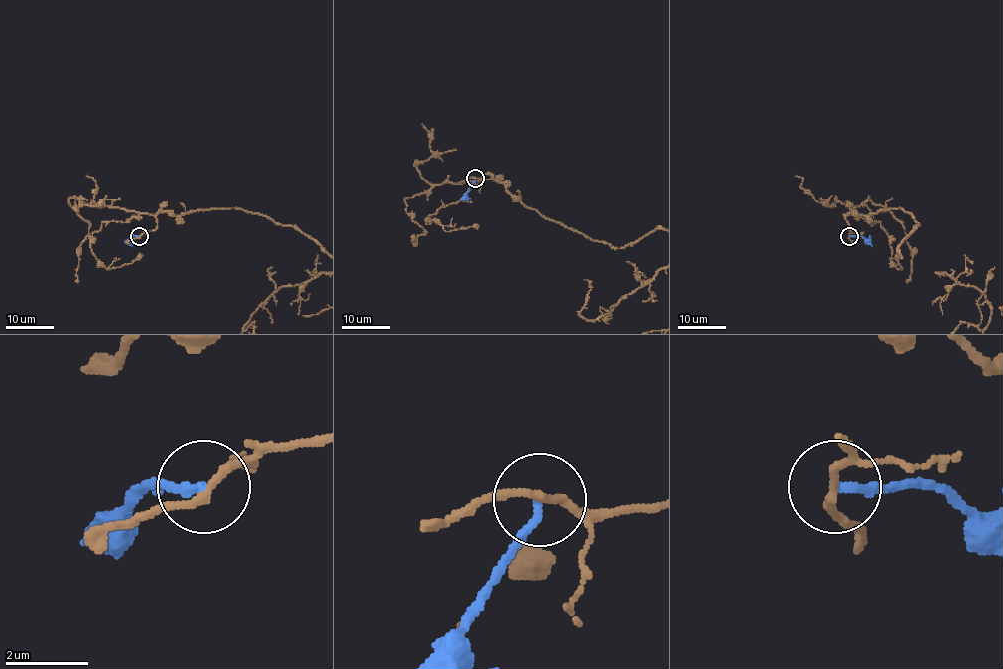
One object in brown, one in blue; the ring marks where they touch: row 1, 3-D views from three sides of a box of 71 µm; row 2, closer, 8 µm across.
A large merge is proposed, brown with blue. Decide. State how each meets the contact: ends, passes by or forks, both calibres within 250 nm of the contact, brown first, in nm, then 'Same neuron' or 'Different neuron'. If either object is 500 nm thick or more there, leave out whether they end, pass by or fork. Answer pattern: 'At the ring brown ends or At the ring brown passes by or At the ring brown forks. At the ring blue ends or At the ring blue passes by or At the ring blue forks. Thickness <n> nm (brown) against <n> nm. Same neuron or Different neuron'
At the ring brown passes by. At the ring blue ends. Thickness 180 nm (brown) against 190 nm. Different neuron

